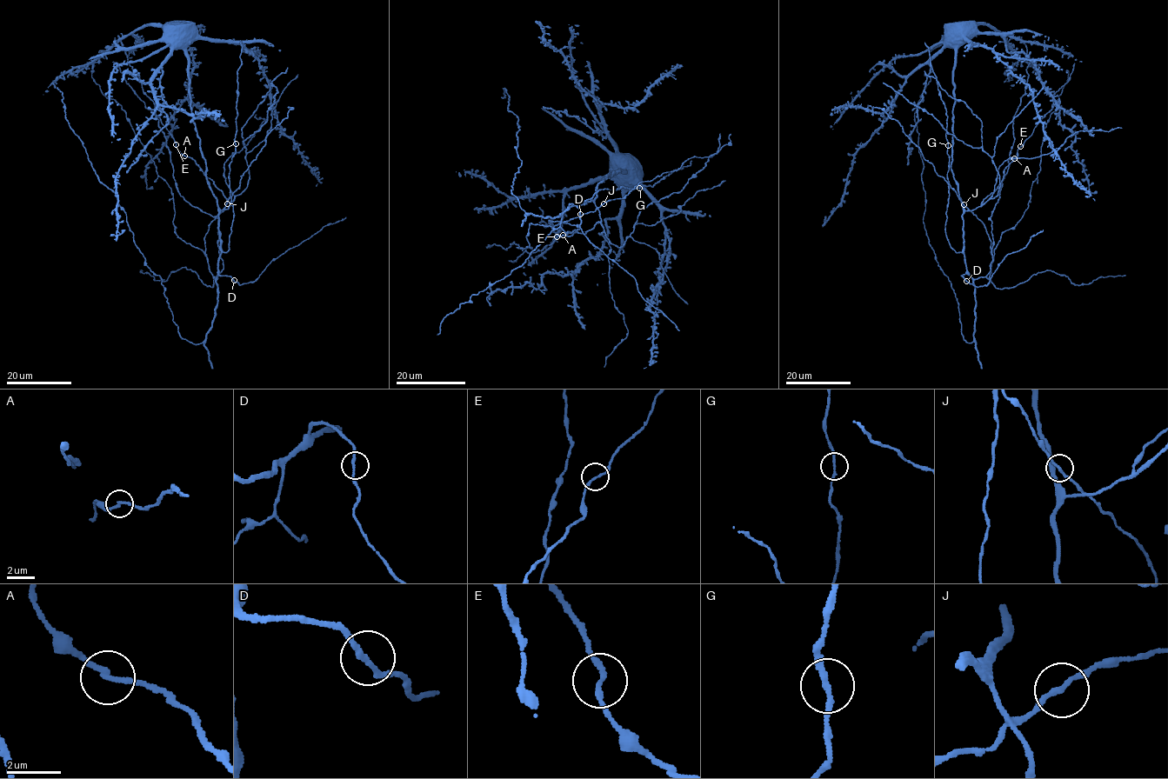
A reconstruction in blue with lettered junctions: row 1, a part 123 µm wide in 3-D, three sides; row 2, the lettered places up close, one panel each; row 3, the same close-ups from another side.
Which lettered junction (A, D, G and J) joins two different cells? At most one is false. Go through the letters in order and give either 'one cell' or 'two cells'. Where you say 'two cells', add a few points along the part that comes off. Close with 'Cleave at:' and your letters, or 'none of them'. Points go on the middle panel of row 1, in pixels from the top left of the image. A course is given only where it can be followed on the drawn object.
A: one cell
D: one cell
G: one cell
J: one cell
Cleave at: none of them

